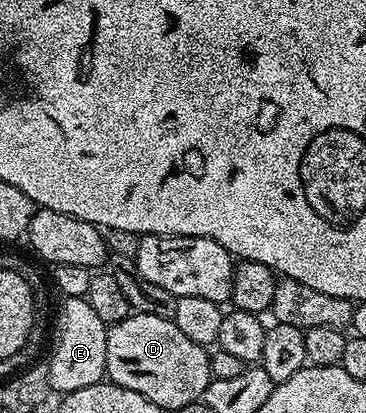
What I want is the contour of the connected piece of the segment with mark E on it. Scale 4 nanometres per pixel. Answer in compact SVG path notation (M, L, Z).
M62 298L62 307L58 310L58 339L54 342L54 351L48 355L50 367L48 380L55 395L65 396L80 392L92 384L106 378L106 361L108 360L108 324L84 298Z

